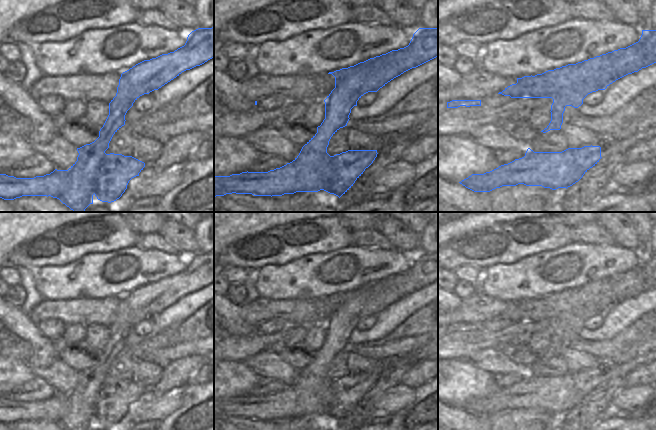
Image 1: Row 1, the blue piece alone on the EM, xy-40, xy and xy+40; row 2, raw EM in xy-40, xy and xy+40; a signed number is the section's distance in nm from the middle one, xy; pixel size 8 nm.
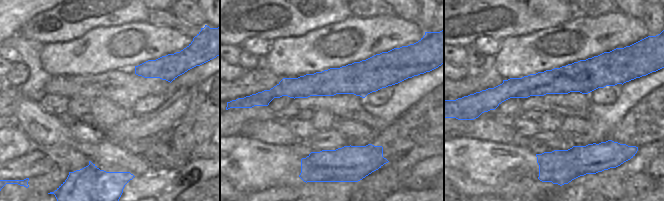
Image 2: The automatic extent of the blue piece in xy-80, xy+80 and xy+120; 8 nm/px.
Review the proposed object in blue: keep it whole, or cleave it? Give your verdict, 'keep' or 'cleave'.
cleave

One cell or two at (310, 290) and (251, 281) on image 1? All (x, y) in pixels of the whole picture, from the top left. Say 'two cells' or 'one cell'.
two cells

